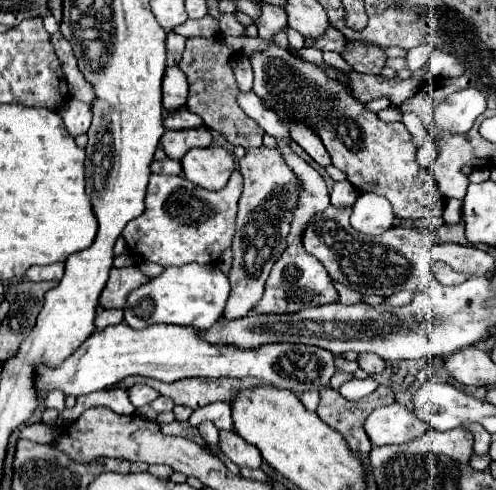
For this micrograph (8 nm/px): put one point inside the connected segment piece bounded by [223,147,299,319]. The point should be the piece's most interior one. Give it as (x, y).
(270, 192)

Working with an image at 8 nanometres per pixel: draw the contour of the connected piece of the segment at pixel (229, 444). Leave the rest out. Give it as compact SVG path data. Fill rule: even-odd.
M219 431L219 449L225 457L229 457L237 467L261 467L261 455L259 449L253 445L247 445L247 441L239 439L233 431Z

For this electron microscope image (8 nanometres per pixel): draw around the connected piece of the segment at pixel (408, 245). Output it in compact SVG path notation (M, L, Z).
M329 205L321 215L315 215L307 229L303 231L303 247L307 253L317 257L331 279L343 283L345 287L351 287L359 293L375 293L381 297L389 297L395 291L415 291L417 277L413 275L413 255L415 251L427 251L435 243L461 243L467 245L463 223L457 223L455 227L443 225L437 231L419 231L419 229L389 229L379 237L369 237L359 231L355 231L349 225L349 207L333 207Z

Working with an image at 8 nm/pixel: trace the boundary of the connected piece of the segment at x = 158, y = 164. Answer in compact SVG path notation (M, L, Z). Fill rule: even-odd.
M173 159L155 161L155 163L151 165L151 171L153 171L153 173L165 173L165 175L181 175L181 173L183 173L181 163L179 163L179 161L173 161Z

